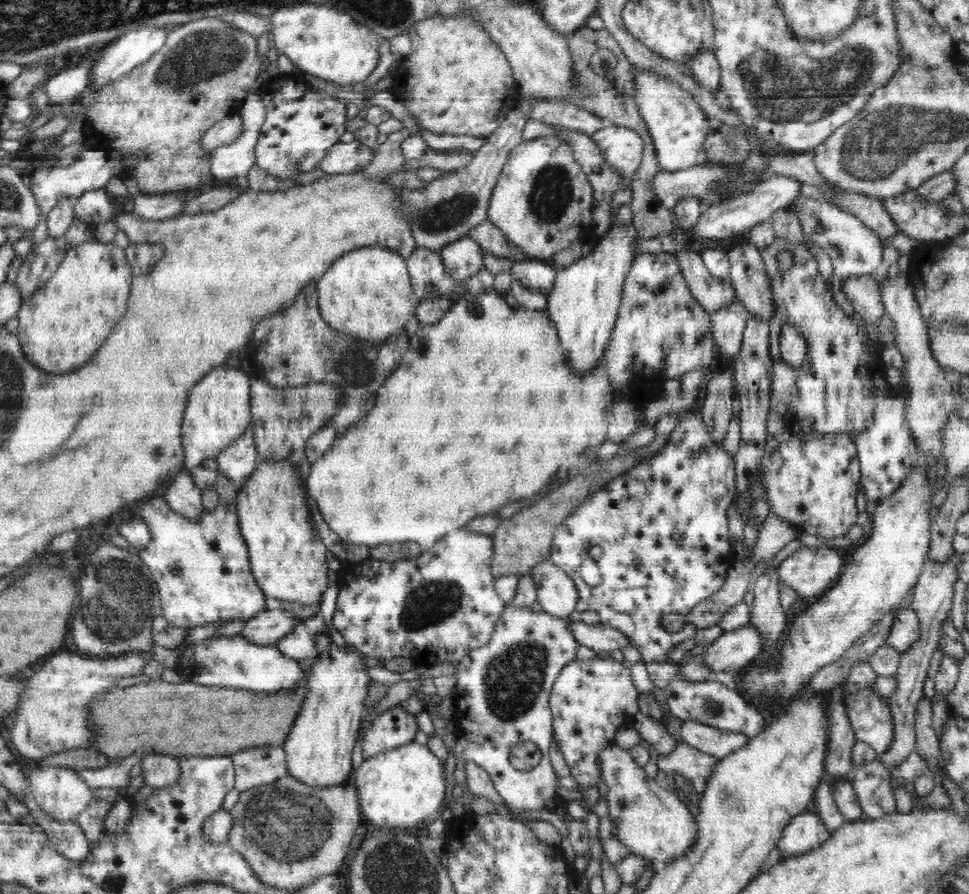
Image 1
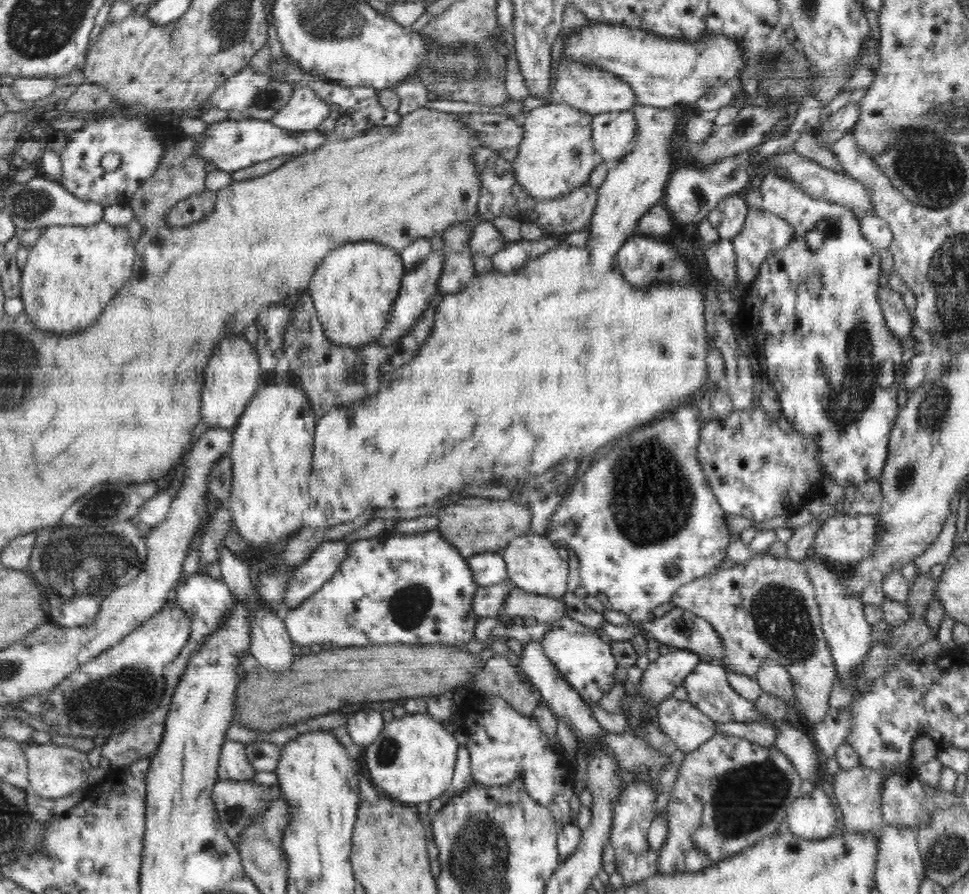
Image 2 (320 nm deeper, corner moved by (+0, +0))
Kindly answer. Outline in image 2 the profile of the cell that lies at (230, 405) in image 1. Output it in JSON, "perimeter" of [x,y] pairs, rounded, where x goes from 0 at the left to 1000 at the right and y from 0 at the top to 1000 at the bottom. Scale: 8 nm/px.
{"perimeter":[[[252,374],[231,378],[231,383],[227,383],[225,389],[220,391],[209,415],[211,433],[207,436],[206,461],[212,475],[216,479],[244,479],[246,468],[268,431],[267,424],[268,408],[262,385],[258,384]]]}

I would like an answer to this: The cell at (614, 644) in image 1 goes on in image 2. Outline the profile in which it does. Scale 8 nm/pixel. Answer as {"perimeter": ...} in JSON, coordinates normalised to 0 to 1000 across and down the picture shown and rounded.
{"perimeter":[[[537,657],[527,660],[526,667],[519,676],[518,686],[534,692],[553,691],[553,695],[568,699],[585,688],[580,669],[571,670],[561,666],[545,664]]]}

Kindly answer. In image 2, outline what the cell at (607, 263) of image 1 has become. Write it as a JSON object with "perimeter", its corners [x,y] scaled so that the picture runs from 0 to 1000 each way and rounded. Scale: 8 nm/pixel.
{"perimeter":[[[657,116],[652,121],[656,131],[658,163],[642,179],[630,186],[625,201],[617,210],[616,230],[609,253],[609,294],[616,311],[635,300],[636,286],[642,272],[654,264],[658,246],[669,239],[669,233],[677,230],[685,220],[685,210],[689,206],[693,190],[692,158],[693,150],[704,130],[704,119],[681,121]]]}

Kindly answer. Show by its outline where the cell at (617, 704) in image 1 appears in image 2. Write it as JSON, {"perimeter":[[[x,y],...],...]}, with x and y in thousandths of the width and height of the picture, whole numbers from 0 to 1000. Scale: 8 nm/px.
{"perimeter":[[[582,688],[576,696],[569,698],[568,707],[561,709],[558,723],[568,740],[574,745],[579,756],[589,765],[599,780],[610,787],[617,787],[619,782],[628,776],[635,766],[635,753],[638,742],[632,733],[631,724],[621,718],[620,706],[606,702],[603,698]]]}

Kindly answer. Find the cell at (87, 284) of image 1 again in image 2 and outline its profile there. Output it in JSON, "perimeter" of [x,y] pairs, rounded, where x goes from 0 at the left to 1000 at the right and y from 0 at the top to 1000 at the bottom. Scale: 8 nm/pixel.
{"perimeter":[[[106,245],[95,253],[49,253],[43,255],[39,268],[31,275],[27,295],[22,302],[22,332],[25,348],[37,366],[56,374],[74,374],[95,365],[105,342],[129,322],[139,302],[139,270],[130,254],[118,253]]]}

